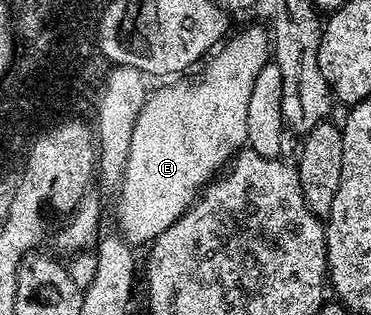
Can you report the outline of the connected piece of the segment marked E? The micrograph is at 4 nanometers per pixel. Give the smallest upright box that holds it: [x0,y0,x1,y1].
[118,27,270,245]

